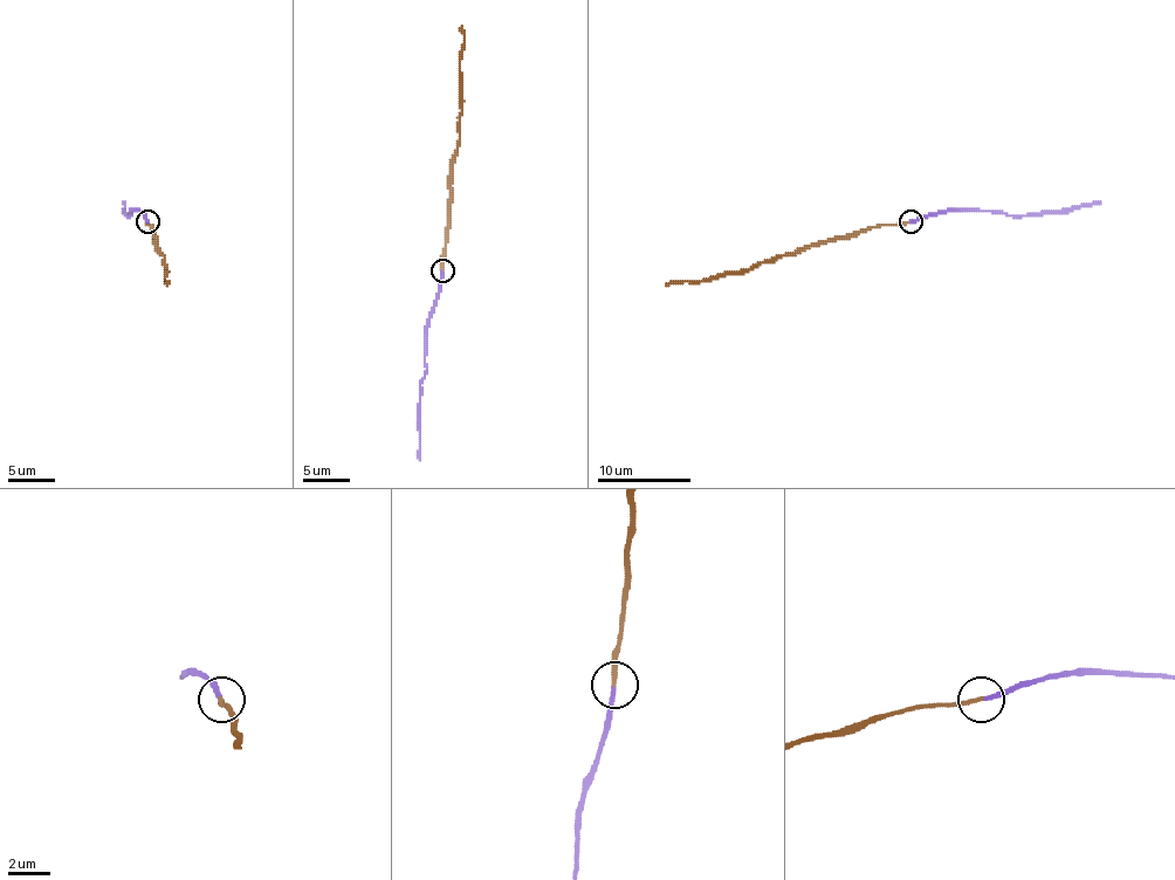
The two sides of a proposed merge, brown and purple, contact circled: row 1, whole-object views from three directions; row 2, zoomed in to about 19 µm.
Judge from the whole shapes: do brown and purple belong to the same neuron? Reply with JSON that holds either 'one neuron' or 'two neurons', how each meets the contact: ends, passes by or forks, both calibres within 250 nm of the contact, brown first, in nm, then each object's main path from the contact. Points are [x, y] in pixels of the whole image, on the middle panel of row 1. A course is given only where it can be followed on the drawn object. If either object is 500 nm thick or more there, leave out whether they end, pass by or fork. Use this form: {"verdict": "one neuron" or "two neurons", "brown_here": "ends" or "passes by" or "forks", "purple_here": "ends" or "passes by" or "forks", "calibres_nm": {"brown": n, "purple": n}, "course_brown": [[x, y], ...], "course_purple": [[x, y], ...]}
{"verdict": "one neuron", "brown_here": "ends", "purple_here": "ends", "calibres_nm": {"brown": 220, "purple": 200}, "course_brown": [[444, 270], [451, 164], [460, 143], [462, 26]], "course_purple": [[441, 270], [426, 329], [426, 373], [419, 385], [419, 460]]}

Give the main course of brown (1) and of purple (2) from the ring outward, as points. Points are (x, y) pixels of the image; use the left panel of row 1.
1: (149, 222), (153, 227), (156, 246), (165, 255), (167, 286)
2: (146, 222), (138, 211), (124, 215), (124, 201)

